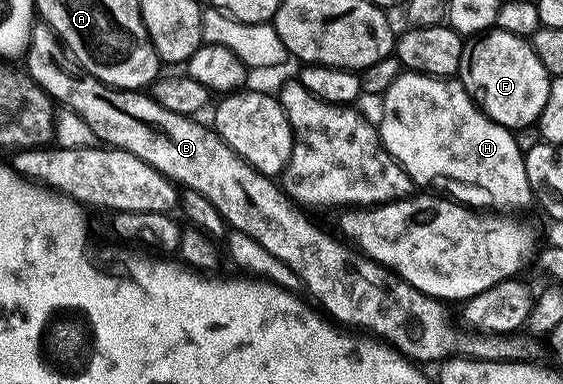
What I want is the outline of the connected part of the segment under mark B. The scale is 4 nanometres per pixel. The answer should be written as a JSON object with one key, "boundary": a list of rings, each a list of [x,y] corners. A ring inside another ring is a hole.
{"boundary":[[[43,22],[32,25],[29,42],[27,44],[26,59],[28,68],[26,74],[35,84],[51,96],[57,105],[73,112],[90,126],[95,139],[101,145],[110,148],[121,148],[129,151],[135,157],[148,163],[159,174],[179,186],[181,189],[202,194],[222,214],[224,223],[233,232],[250,234],[258,246],[270,250],[274,258],[286,262],[294,274],[298,274],[301,285],[321,304],[319,307],[337,325],[347,326],[352,330],[359,330],[369,337],[375,338],[401,352],[404,357],[419,362],[421,365],[446,360],[454,356],[466,356],[470,360],[522,360],[536,362],[541,358],[541,341],[527,334],[501,334],[463,330],[459,332],[454,325],[448,324],[448,312],[443,303],[432,296],[422,294],[422,290],[414,290],[403,280],[380,264],[375,264],[370,257],[352,247],[343,239],[331,236],[324,228],[319,228],[305,209],[297,204],[283,187],[273,177],[254,170],[241,156],[234,154],[230,146],[207,123],[199,124],[199,119],[182,114],[174,114],[174,110],[166,110],[166,106],[159,104],[147,91],[131,88],[111,88],[89,72],[77,70],[78,65],[72,59],[67,48],[61,44],[55,30]]]}

